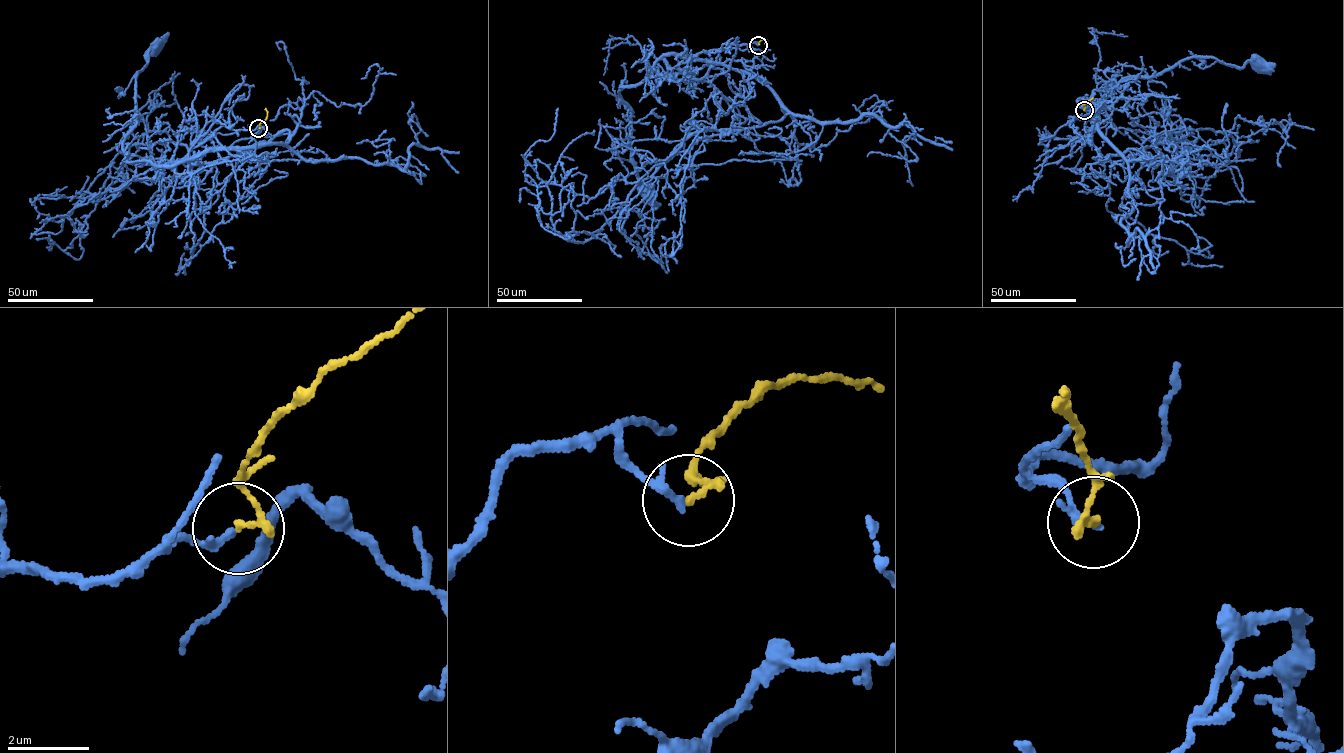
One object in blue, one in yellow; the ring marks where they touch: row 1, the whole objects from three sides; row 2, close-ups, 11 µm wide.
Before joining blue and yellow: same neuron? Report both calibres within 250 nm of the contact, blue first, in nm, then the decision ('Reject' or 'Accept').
Thickness 220 nm (blue) against 190 nm. Accept

